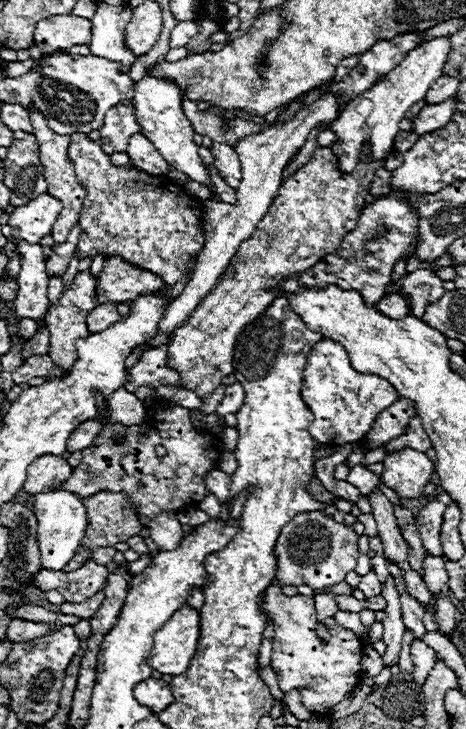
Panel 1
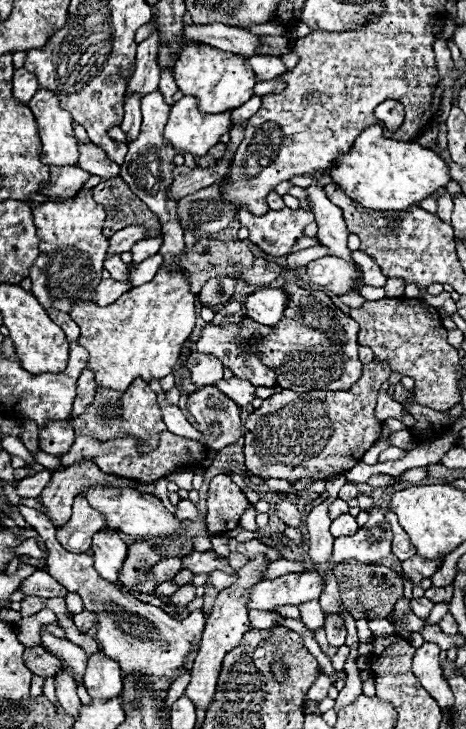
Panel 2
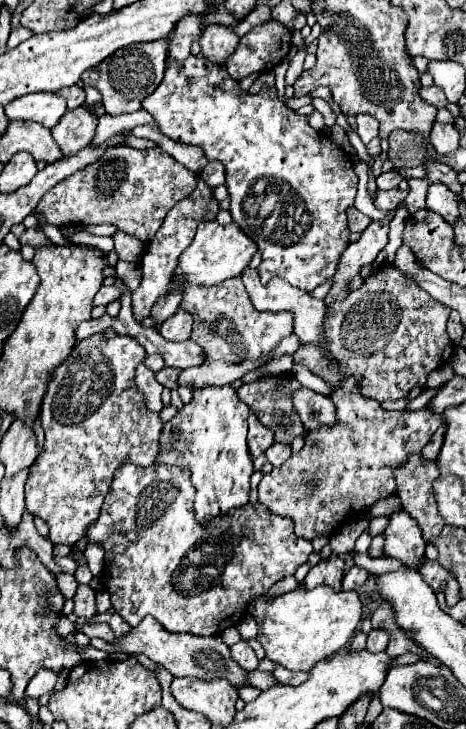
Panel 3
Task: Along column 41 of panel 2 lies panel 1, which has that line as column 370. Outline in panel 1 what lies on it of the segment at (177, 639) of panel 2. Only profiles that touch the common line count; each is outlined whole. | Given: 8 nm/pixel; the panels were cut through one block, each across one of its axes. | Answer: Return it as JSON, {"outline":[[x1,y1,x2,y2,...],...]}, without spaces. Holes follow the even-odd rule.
{"outline":[[372,513,360,514,358,516,358,521,360,521,364,525,364,534,369,538,378,535,377,524]]}

